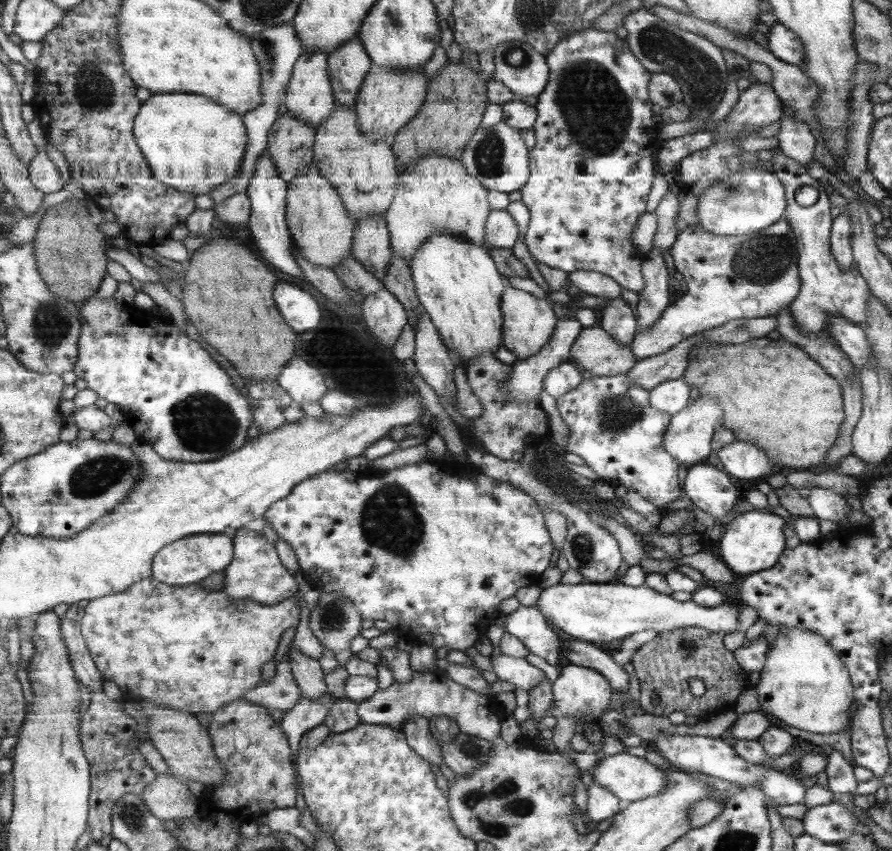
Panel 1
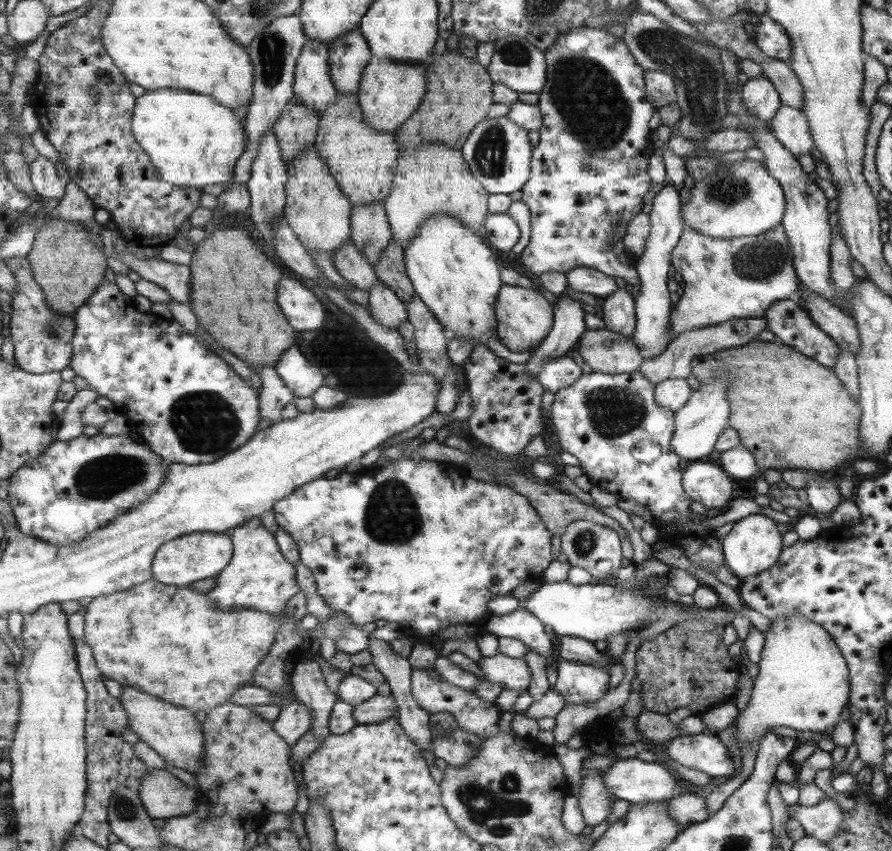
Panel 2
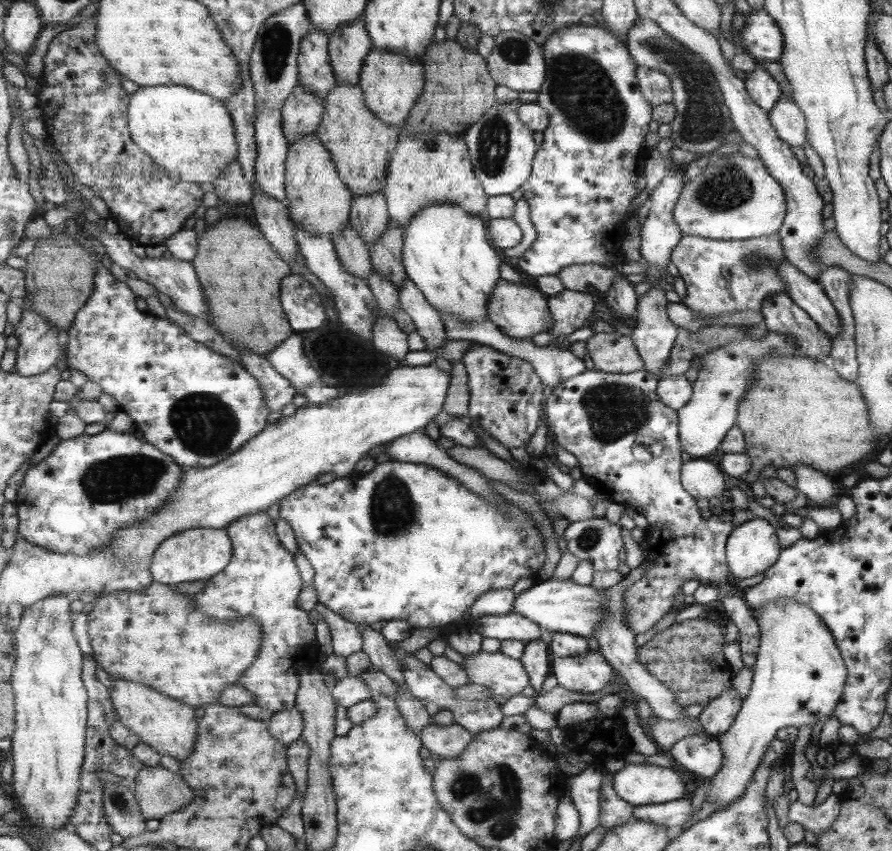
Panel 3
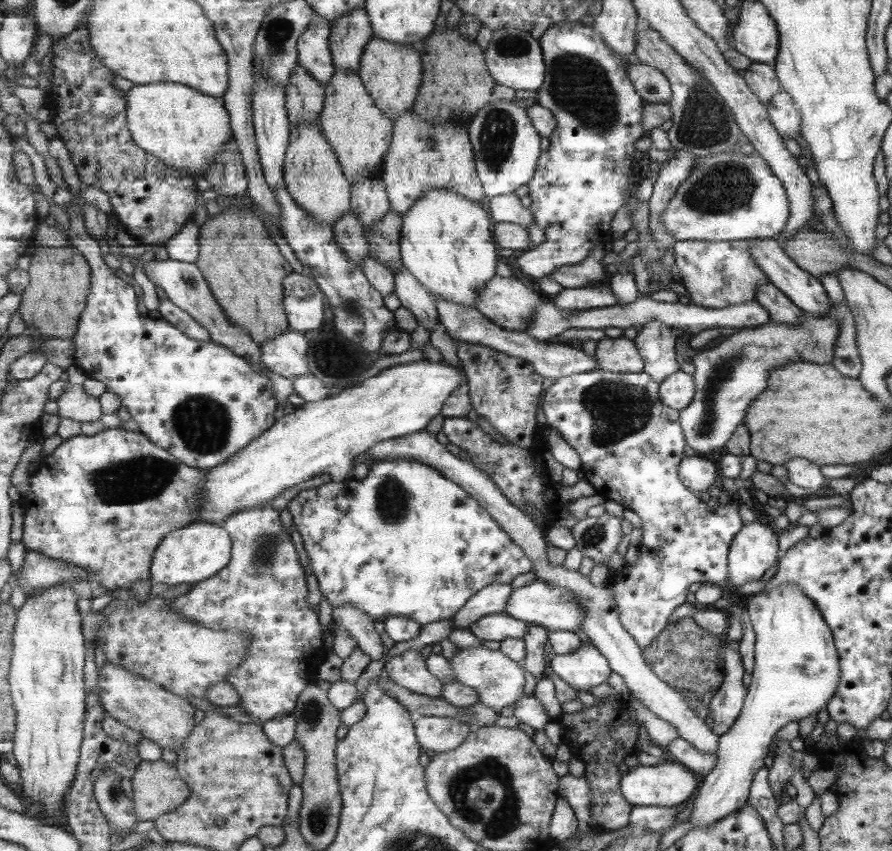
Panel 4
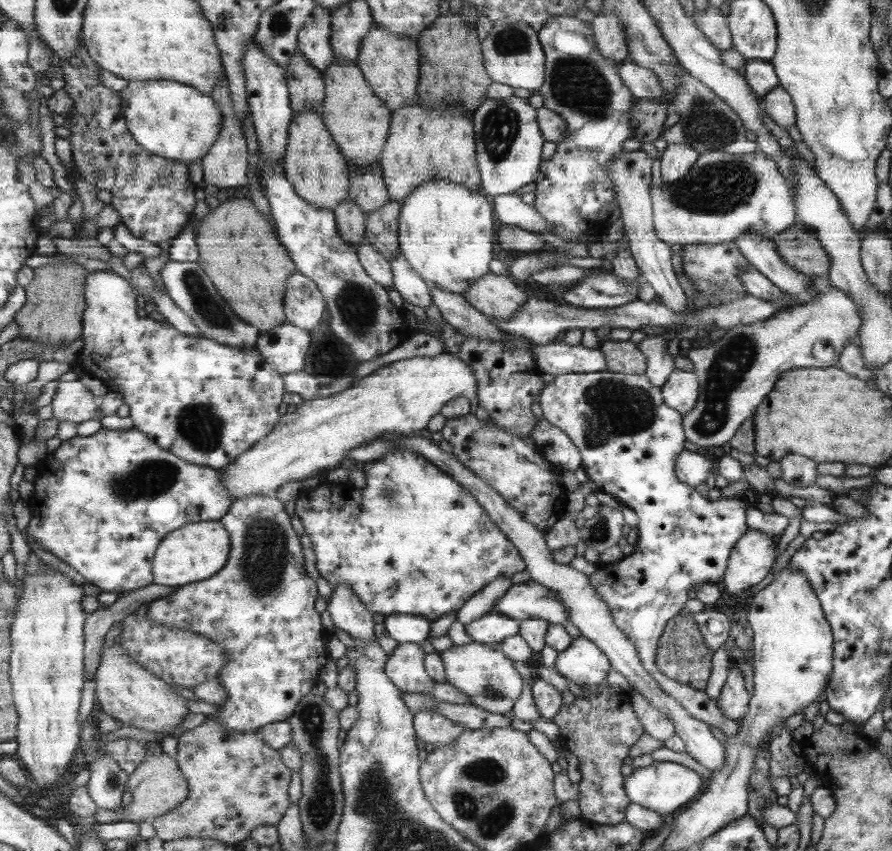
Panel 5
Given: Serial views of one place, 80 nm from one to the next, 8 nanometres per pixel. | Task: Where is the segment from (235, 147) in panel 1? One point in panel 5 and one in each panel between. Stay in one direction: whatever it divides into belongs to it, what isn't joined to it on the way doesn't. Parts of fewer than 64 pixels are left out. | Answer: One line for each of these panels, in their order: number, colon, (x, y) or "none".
2: (194, 141)
3: (191, 134)
4: (188, 130)
5: (173, 120)

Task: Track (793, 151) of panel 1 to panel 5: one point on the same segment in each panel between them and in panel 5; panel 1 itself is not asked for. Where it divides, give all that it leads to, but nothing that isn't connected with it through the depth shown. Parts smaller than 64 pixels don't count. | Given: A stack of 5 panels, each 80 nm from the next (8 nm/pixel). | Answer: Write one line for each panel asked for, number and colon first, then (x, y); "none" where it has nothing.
2: (789, 126)
3: (788, 120)
4: (785, 116)
5: (777, 105)

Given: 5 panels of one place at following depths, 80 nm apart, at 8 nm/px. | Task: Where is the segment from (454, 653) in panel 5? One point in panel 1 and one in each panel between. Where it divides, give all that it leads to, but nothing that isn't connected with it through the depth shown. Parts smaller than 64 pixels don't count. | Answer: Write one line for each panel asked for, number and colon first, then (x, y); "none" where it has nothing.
1: (519, 672)
2: (512, 673)
3: (504, 676)
4: (499, 680)

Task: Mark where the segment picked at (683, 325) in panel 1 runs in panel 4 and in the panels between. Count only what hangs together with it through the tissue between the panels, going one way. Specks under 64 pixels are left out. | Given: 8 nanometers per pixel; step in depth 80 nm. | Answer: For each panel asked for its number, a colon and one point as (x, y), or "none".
2: (726, 278)
3: (721, 277)
4: (716, 275)

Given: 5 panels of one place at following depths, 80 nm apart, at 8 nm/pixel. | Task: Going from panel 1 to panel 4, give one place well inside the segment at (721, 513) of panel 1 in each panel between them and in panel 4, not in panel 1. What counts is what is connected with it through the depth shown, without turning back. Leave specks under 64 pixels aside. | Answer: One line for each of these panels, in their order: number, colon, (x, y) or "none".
2: (705, 483)
3: (701, 479)
4: (697, 474)

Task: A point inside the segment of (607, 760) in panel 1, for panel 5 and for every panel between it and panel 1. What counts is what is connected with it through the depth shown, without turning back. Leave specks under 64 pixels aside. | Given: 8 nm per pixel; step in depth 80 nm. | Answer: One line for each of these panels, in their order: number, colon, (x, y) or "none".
2: (630, 780)
3: (638, 784)
4: (666, 784)
5: (663, 787)

